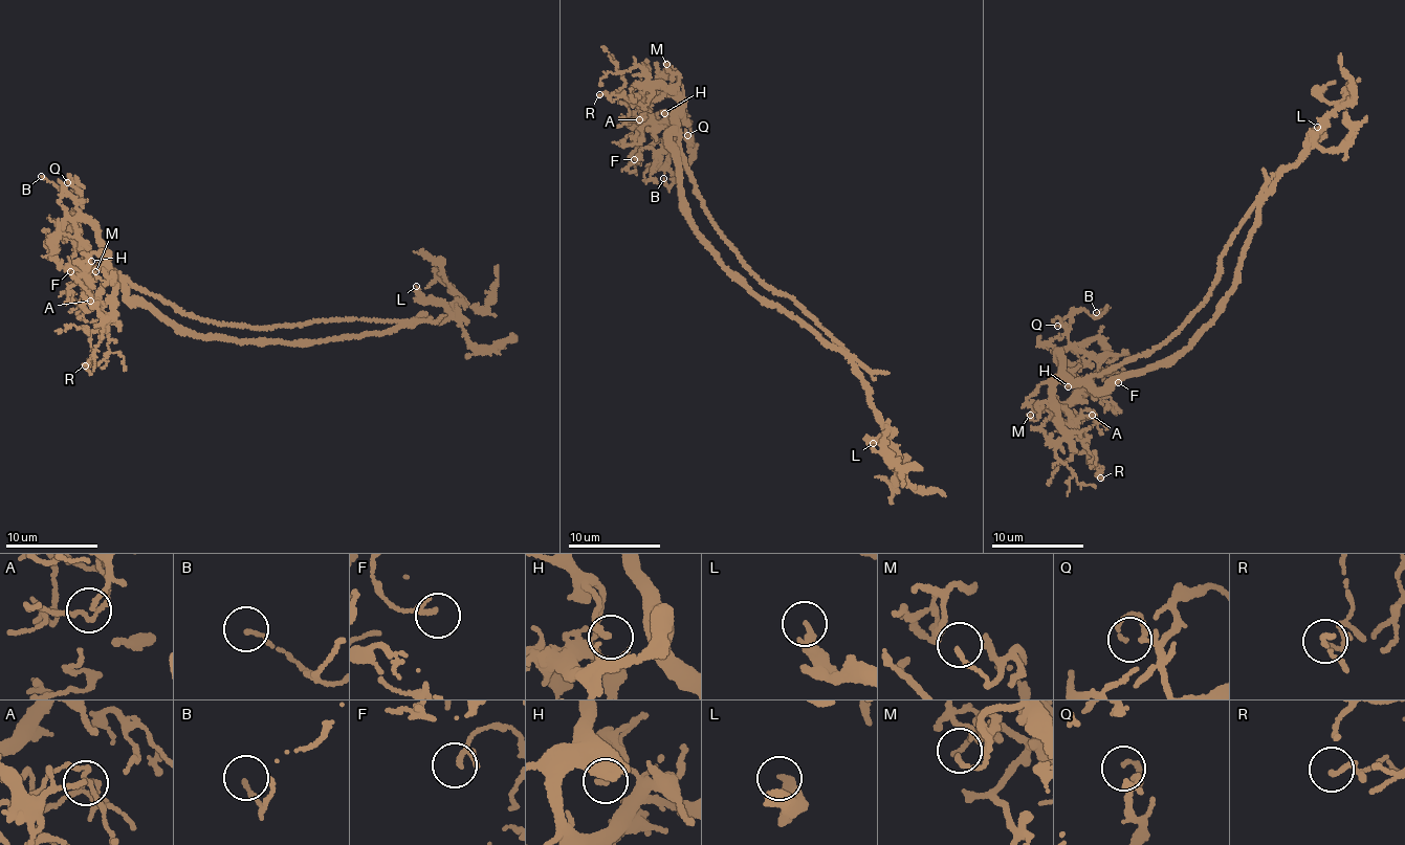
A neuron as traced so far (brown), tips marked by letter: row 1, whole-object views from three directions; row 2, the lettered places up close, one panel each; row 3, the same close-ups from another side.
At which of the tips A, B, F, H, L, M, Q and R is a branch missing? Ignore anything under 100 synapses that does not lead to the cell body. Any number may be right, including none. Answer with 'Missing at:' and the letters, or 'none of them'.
Missing at: none of them

